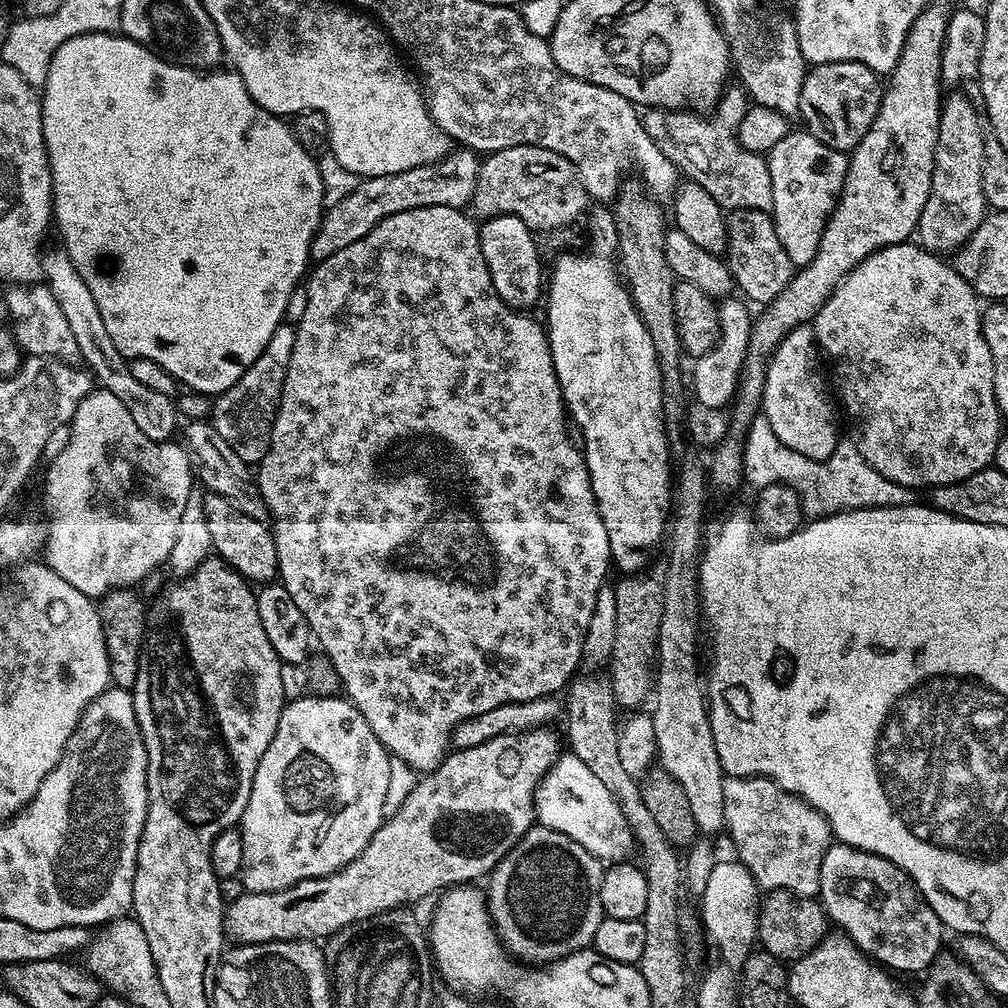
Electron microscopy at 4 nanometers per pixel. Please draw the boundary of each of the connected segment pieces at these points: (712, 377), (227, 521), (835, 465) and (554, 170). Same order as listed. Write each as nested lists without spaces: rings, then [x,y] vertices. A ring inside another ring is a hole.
[[[725,297],[717,305],[719,318],[719,335],[715,345],[702,356],[695,357],[694,370],[690,372],[690,386],[693,397],[699,404],[708,409],[725,409],[737,395],[741,380],[742,367],[746,361],[747,348],[753,325],[753,315],[750,314],[749,305],[743,299]],[[727,404],[727,406],[725,406]]]
[[[205,495],[204,504],[207,528],[210,529],[215,555],[249,582],[263,586],[275,581],[278,576],[278,550],[271,527],[263,520],[247,517],[225,496]]]
[[[851,439],[837,441],[830,458],[819,461],[816,468],[820,468],[820,489],[822,490],[820,505],[823,508],[832,508],[834,513],[858,508],[900,508],[902,505],[917,503],[920,498],[917,489],[890,482],[884,475],[878,474],[866,462],[855,441]]]
[[[523,144],[489,152],[481,159],[471,207],[476,208],[475,215],[480,218],[517,216],[526,222],[533,233],[541,234],[564,228],[579,216],[580,220],[589,204],[590,197],[584,188],[580,171],[569,160],[549,148]]]

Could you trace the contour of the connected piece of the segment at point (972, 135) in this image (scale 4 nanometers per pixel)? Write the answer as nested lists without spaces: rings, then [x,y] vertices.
[[[960,94],[943,101],[931,174],[931,192],[919,216],[916,231],[920,246],[929,252],[953,253],[976,232],[988,214],[982,188],[984,139],[984,128],[977,107],[975,110],[971,102]]]

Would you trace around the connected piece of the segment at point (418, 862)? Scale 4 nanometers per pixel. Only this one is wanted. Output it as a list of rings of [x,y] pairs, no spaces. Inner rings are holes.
[[[546,727],[529,732],[512,732],[508,736],[482,742],[479,746],[449,751],[433,772],[417,779],[400,812],[385,819],[358,858],[330,876],[303,880],[284,892],[240,894],[233,904],[231,901],[227,905],[224,914],[227,935],[231,939],[233,936],[237,945],[265,944],[275,940],[320,942],[335,936],[346,926],[380,912],[412,906],[415,900],[431,892],[439,893],[453,886],[468,886],[476,882],[479,876],[487,877],[496,863],[533,827],[536,787],[562,752],[561,737],[559,740],[552,731],[551,727]]]

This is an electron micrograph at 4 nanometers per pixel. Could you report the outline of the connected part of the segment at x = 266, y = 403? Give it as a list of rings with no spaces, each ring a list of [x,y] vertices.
[[[281,322],[262,354],[230,386],[230,390],[215,397],[210,408],[210,421],[214,430],[227,445],[229,453],[244,466],[256,466],[268,453],[272,441],[272,423],[276,421],[276,407],[280,404],[280,391],[286,382],[286,370],[290,366],[290,354],[294,350],[296,329],[291,323]]]

